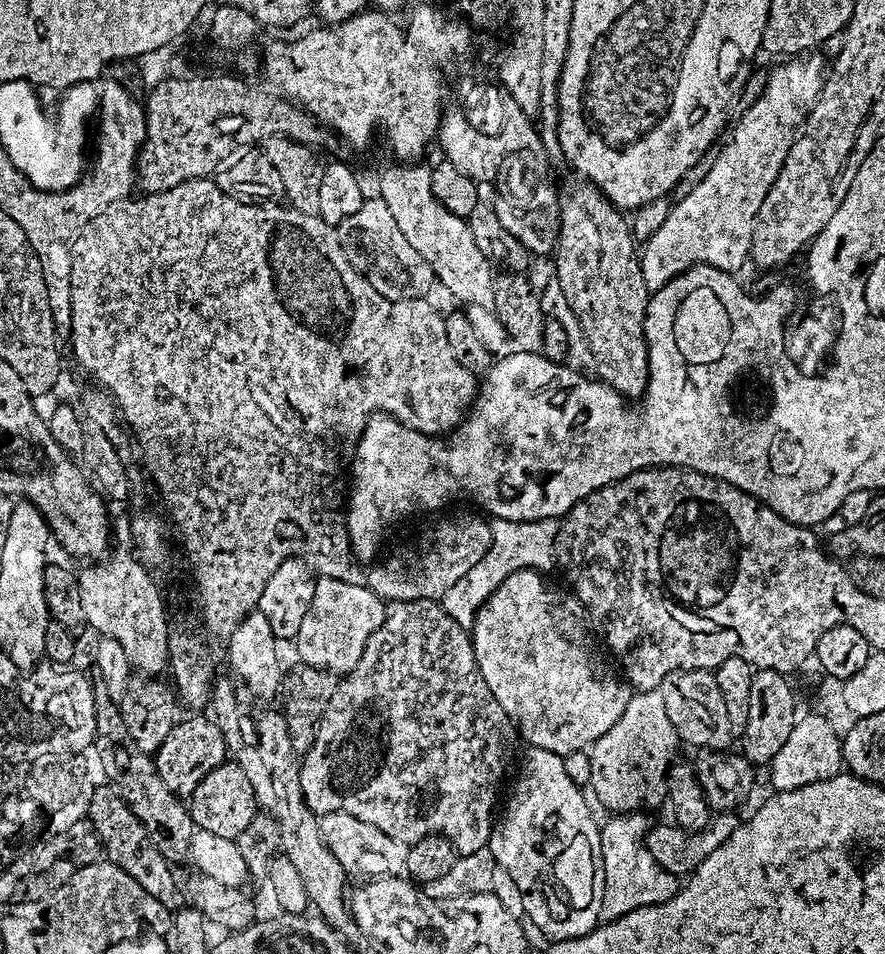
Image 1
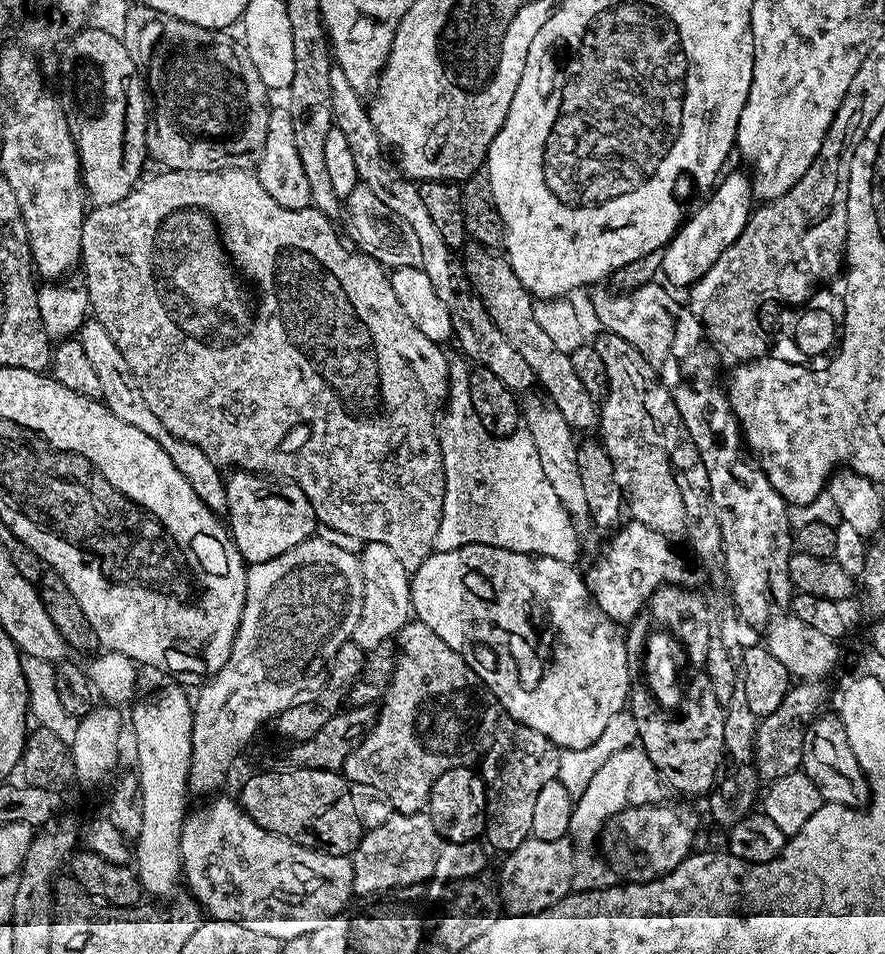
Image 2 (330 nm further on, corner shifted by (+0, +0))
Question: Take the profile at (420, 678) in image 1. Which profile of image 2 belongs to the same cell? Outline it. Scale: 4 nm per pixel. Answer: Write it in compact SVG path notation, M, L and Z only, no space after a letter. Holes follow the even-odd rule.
M415 618L409 619L408 623L401 626L400 631L396 633L394 643L398 649L396 669L391 680L388 681L388 687L385 688L382 699L379 701L376 720L373 721L371 728L364 733L364 739L357 744L356 749L349 754L344 762L342 769L344 779L348 781L349 785L374 786L374 790L378 790L388 799L393 812L414 814L415 812L423 812L427 809L428 795L431 792L431 787L434 786L435 780L444 774L448 768L477 768L487 788L487 820L483 831L487 847L489 849L497 848L500 854L513 852L518 846L522 846L524 840L532 836L530 821L534 818L534 801L538 799L538 790L542 790L542 786L546 786L546 782L556 779L561 749L557 748L554 742L550 742L550 738L546 738L546 734L538 734L538 730L530 730L530 726L526 726L514 719L496 701L495 696L489 692L487 686L478 678L478 674L474 674L472 667L457 652L450 650L450 646L446 646L446 642L442 642L442 638L438 638L438 634L434 634L434 630L430 630L430 626L426 626L421 620Z

